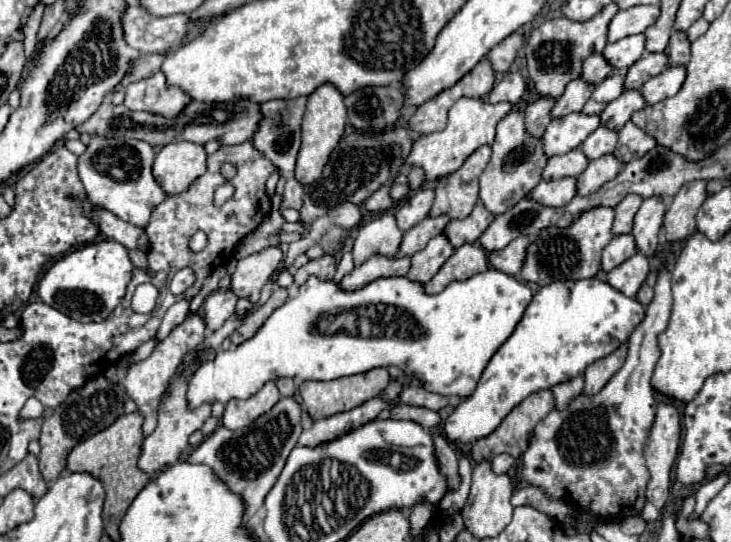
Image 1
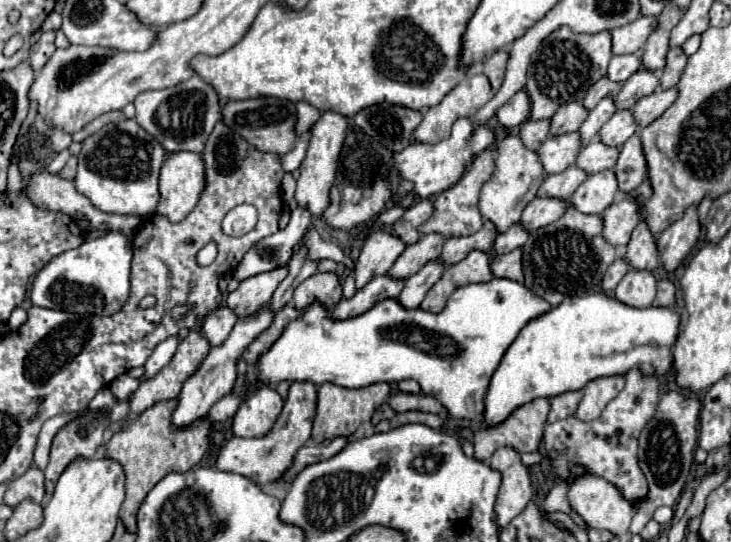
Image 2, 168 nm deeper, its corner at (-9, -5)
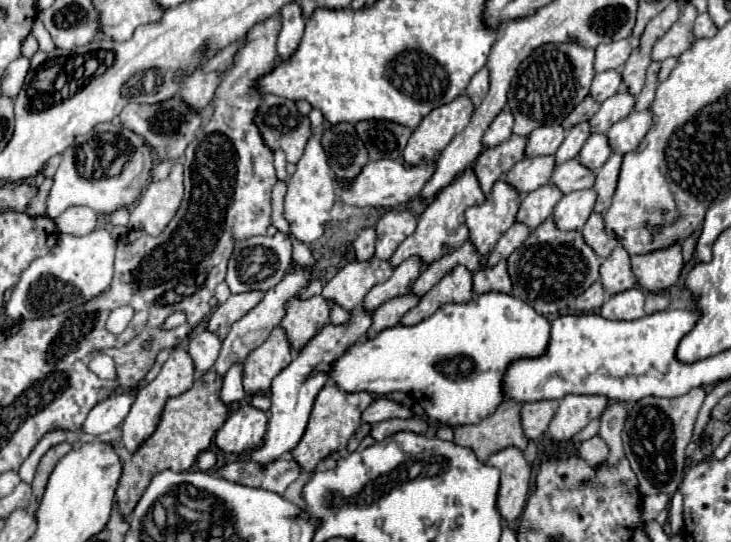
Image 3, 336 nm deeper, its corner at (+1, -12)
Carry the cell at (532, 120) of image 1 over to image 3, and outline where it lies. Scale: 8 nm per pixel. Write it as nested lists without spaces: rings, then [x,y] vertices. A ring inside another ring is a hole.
[[[513,134],[503,144],[495,148],[485,148],[481,152],[477,162],[473,164],[473,172],[485,194],[491,192],[493,182],[501,180],[519,160],[525,158],[525,144],[527,144],[527,138]]]

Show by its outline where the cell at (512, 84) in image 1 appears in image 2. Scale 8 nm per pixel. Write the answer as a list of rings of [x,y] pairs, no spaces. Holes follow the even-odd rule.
[[[521,89],[497,111],[497,119],[505,129],[513,129],[529,119],[529,111],[531,111],[531,101],[527,97],[527,91]]]

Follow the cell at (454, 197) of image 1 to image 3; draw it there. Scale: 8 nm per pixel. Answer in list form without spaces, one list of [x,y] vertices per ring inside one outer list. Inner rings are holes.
[[[467,168],[463,174],[459,174],[449,186],[445,186],[435,200],[425,208],[425,212],[419,216],[419,224],[417,230],[395,250],[395,254],[389,258],[389,264],[393,268],[397,268],[403,260],[417,256],[423,262],[423,270],[433,264],[433,260],[439,260],[441,256],[445,256],[445,252],[453,252],[457,248],[461,248],[461,244],[465,244],[465,240],[469,238],[469,230],[465,226],[465,210],[477,204],[485,202],[485,194],[479,188],[477,176],[471,168]]]

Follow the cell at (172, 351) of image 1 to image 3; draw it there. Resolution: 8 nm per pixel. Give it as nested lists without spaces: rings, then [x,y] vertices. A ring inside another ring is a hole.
[[[173,348],[173,352],[169,354],[167,362],[161,368],[161,372],[157,374],[157,378],[137,394],[137,398],[135,398],[135,402],[131,406],[131,412],[127,414],[127,418],[125,418],[123,426],[121,426],[123,444],[129,450],[129,454],[133,454],[155,432],[155,428],[157,428],[157,424],[161,420],[161,412],[163,412],[163,406],[165,406],[167,398],[179,396],[179,394],[187,392],[193,386],[193,374],[195,374],[195,368],[193,368],[193,360],[187,354],[187,350],[185,348]]]

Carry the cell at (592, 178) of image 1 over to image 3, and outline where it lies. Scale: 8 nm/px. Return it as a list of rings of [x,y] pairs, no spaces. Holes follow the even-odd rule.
[[[579,190],[565,194],[553,208],[553,222],[561,230],[581,230],[595,206],[595,190]]]

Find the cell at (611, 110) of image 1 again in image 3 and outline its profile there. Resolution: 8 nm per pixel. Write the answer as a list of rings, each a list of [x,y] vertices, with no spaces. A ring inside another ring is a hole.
[[[591,134],[589,140],[585,142],[583,150],[579,152],[581,164],[585,164],[585,168],[589,168],[593,172],[597,172],[609,156],[611,156],[611,148],[607,144],[605,134]]]

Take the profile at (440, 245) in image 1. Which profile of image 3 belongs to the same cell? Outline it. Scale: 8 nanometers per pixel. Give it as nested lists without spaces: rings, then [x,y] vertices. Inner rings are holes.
[[[407,294],[407,296],[401,296],[401,298],[393,298],[389,302],[385,302],[383,306],[379,306],[373,314],[373,324],[369,326],[369,332],[367,336],[377,336],[377,332],[383,332],[385,328],[393,328],[399,324],[401,316],[411,310],[415,304],[419,302],[417,296],[413,294]]]

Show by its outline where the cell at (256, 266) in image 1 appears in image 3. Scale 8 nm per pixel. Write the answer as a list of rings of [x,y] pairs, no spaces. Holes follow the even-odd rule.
[[[245,292],[245,294],[231,294],[225,304],[219,304],[207,322],[207,330],[217,334],[221,340],[229,334],[233,322],[243,318],[251,308],[259,304],[263,292]]]

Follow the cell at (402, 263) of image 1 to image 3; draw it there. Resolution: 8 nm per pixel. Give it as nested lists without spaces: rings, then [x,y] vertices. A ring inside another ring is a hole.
[[[357,308],[351,314],[349,324],[345,324],[345,326],[327,324],[297,354],[297,358],[285,370],[281,370],[279,376],[275,376],[273,386],[271,386],[271,408],[269,408],[269,426],[267,426],[265,442],[261,448],[251,452],[251,460],[259,462],[259,464],[269,464],[269,462],[277,460],[279,456],[291,452],[297,446],[297,442],[301,440],[301,436],[305,432],[315,396],[317,396],[317,392],[321,392],[321,388],[329,380],[329,364],[333,364],[333,360],[337,360],[337,356],[341,356],[341,352],[345,352],[345,348],[349,348],[349,344],[355,344],[359,338],[363,338],[369,326],[371,326],[371,314],[363,312],[363,308]]]

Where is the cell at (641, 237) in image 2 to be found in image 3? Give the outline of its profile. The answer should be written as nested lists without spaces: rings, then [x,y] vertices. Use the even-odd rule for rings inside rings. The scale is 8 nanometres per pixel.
[[[617,246],[603,262],[599,268],[599,282],[603,284],[605,292],[609,296],[617,294],[617,292],[625,292],[629,288],[637,286],[637,280],[631,272],[631,264],[629,264],[629,254],[625,252],[623,246]]]

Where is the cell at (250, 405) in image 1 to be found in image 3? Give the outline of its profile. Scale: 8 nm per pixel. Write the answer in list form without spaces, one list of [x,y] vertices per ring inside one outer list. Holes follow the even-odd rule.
[[[251,404],[237,406],[215,436],[217,448],[227,454],[241,454],[261,446],[267,430],[267,414]]]

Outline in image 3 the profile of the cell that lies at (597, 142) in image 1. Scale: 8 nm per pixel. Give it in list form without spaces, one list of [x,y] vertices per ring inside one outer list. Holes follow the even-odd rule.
[[[577,158],[555,166],[553,174],[551,174],[551,184],[557,186],[563,194],[575,192],[575,190],[585,190],[591,188],[595,180],[595,174],[591,170],[587,170],[583,164],[579,164]]]

